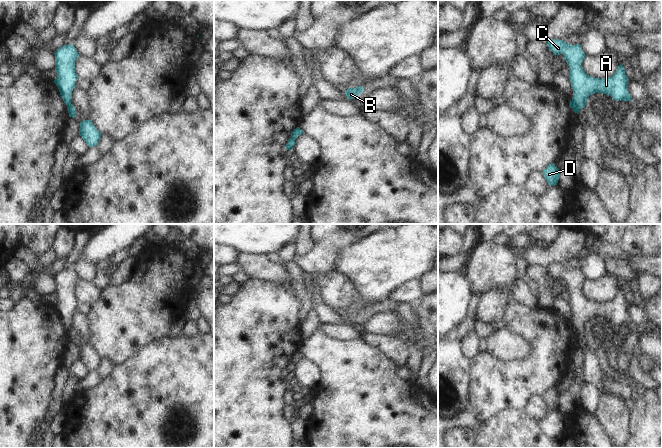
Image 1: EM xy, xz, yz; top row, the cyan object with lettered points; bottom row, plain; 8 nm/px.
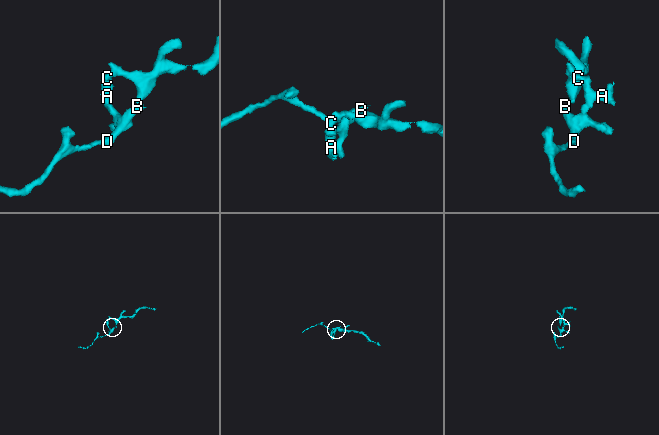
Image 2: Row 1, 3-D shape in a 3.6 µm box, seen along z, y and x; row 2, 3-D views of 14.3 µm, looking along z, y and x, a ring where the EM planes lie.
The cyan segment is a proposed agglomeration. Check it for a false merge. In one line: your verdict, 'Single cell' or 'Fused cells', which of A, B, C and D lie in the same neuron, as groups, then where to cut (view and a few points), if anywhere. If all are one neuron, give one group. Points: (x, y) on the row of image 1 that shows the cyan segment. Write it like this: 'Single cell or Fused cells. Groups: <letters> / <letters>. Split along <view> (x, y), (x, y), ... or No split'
Fused cells. Groups: A C / B D. Split along yz (572, 99), (580, 109)

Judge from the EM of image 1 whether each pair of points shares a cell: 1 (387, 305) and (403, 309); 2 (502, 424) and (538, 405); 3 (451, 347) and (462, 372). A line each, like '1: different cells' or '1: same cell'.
1: same cell
2: different cells
3: same cell

